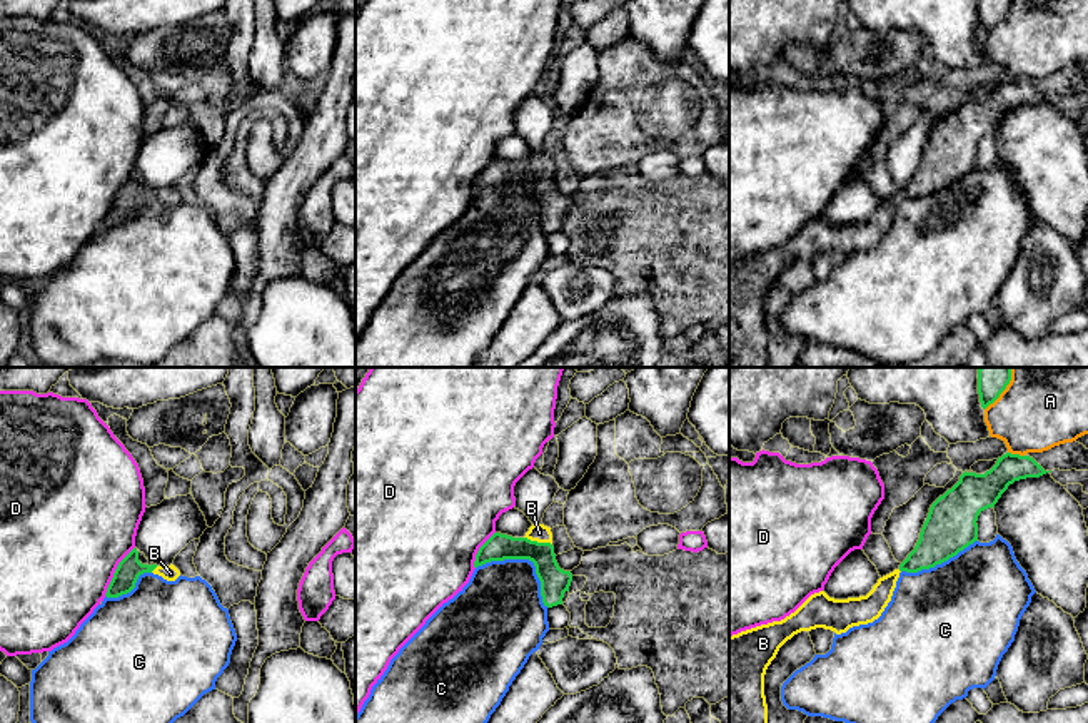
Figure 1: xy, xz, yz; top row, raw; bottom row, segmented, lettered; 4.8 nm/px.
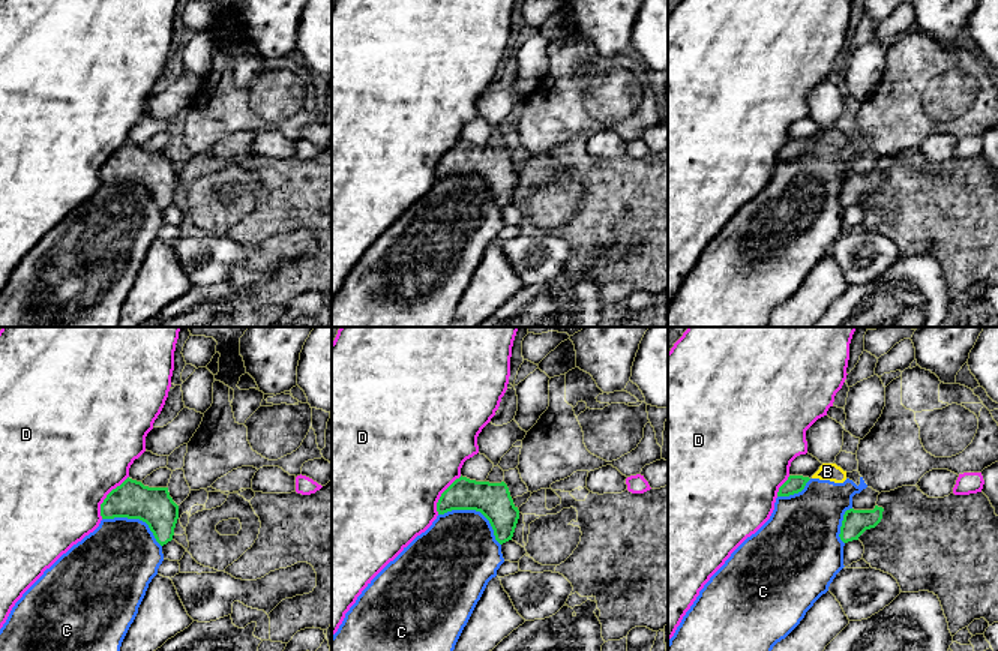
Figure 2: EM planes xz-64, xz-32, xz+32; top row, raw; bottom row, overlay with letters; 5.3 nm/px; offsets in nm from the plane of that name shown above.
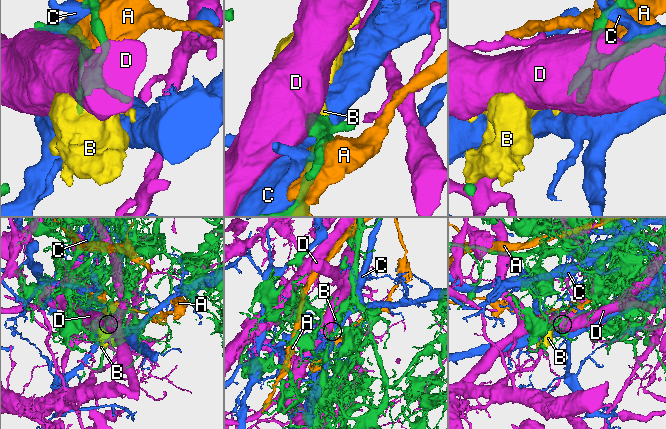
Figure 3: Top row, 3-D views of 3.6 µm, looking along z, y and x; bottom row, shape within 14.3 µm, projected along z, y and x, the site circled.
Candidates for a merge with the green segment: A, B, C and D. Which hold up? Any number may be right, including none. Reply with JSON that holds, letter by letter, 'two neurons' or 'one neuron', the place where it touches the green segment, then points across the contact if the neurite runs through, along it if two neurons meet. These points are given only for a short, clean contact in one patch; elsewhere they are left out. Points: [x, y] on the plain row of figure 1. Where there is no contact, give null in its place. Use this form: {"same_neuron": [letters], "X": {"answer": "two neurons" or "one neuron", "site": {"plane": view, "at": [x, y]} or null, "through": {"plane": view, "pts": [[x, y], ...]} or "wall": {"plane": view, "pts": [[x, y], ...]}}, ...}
{"same_neuron": ["B"], "A": {"answer": "two neurons", "site": {"plane": "yz", "at": [1017, 80]}}, "B": {"answer": "one neuron", "site": {"plane": "xz", "at": [536, 167]}, "through": {"plane": "xz", "pts": [[554, 207], [536, 167], [539, 159]]}}, "C": {"answer": "two neurons", "site": {"plane": "xz", "at": [526, 184]}}, "D": {"answer": "two neurons", "site": {"plane": "xy", "at": [115, 197]}}}

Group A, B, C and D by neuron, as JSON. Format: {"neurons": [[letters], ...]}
{"neurons": [["A"], ["B"], ["C"], ["D"]]}

